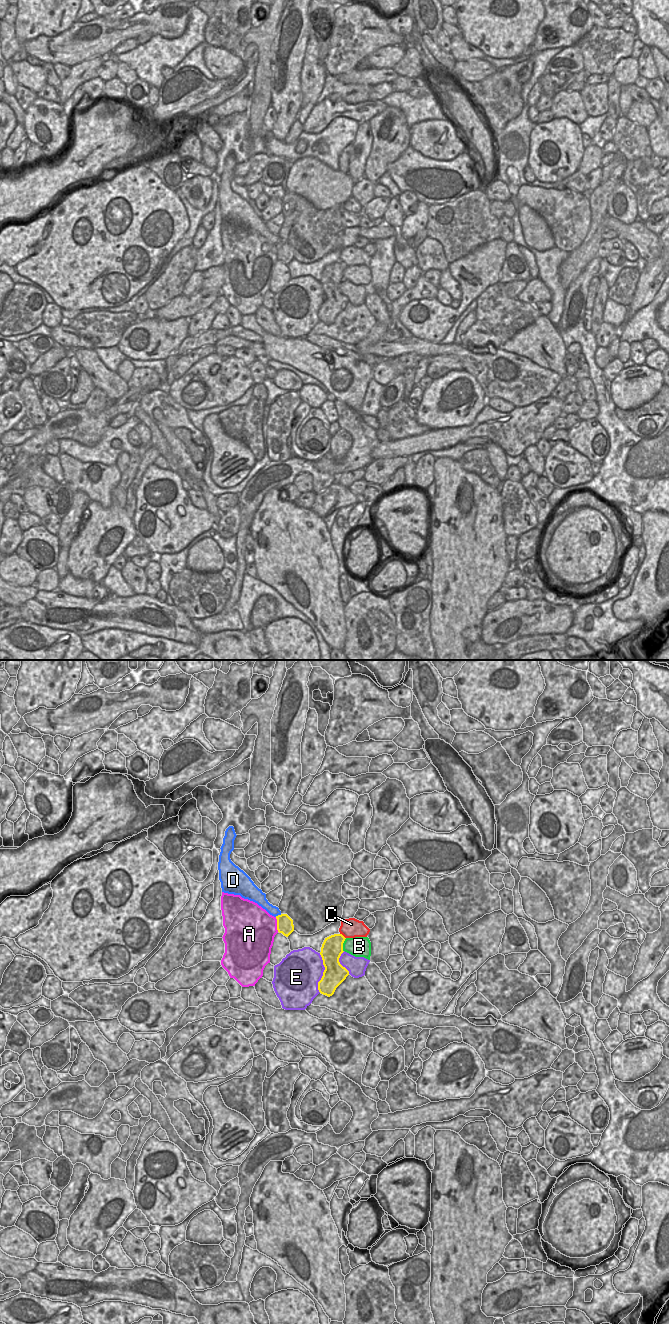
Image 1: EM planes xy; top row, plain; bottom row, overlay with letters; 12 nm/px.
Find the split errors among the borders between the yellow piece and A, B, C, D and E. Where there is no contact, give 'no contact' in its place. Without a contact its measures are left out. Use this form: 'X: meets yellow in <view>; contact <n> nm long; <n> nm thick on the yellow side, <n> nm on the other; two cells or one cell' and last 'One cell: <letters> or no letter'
A: meets yellow in xy; contact 180 nm long; 190 nm thick on the yellow side, 460 nm on the other; two cells
B: meets yellow in xy; contact 170 nm long; 260 nm thick on the yellow side, 240 nm on the other; two cells
C: meets yellow in xy; contact 100 nm long; 260 nm thick on the yellow side, 240 nm on the other; two cells
D: meets yellow in xy; contact 90 nm long; 190 nm thick on the yellow side, 120 nm on the other; two cells
E: meets yellow in xy; contact 480 nm long; 260 nm thick on the yellow side, 480 nm on the other; two cells
One cell: no letter

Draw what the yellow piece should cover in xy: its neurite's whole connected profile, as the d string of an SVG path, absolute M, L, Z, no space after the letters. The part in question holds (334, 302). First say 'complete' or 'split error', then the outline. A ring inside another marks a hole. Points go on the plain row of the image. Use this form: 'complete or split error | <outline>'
complete | M334 262L325 266L320 283L325 298L321 308L318 310L318 318L328 325L332 324L336 316L346 307L349 299L343 295L339 286L343 279L345 265L342 262Z

